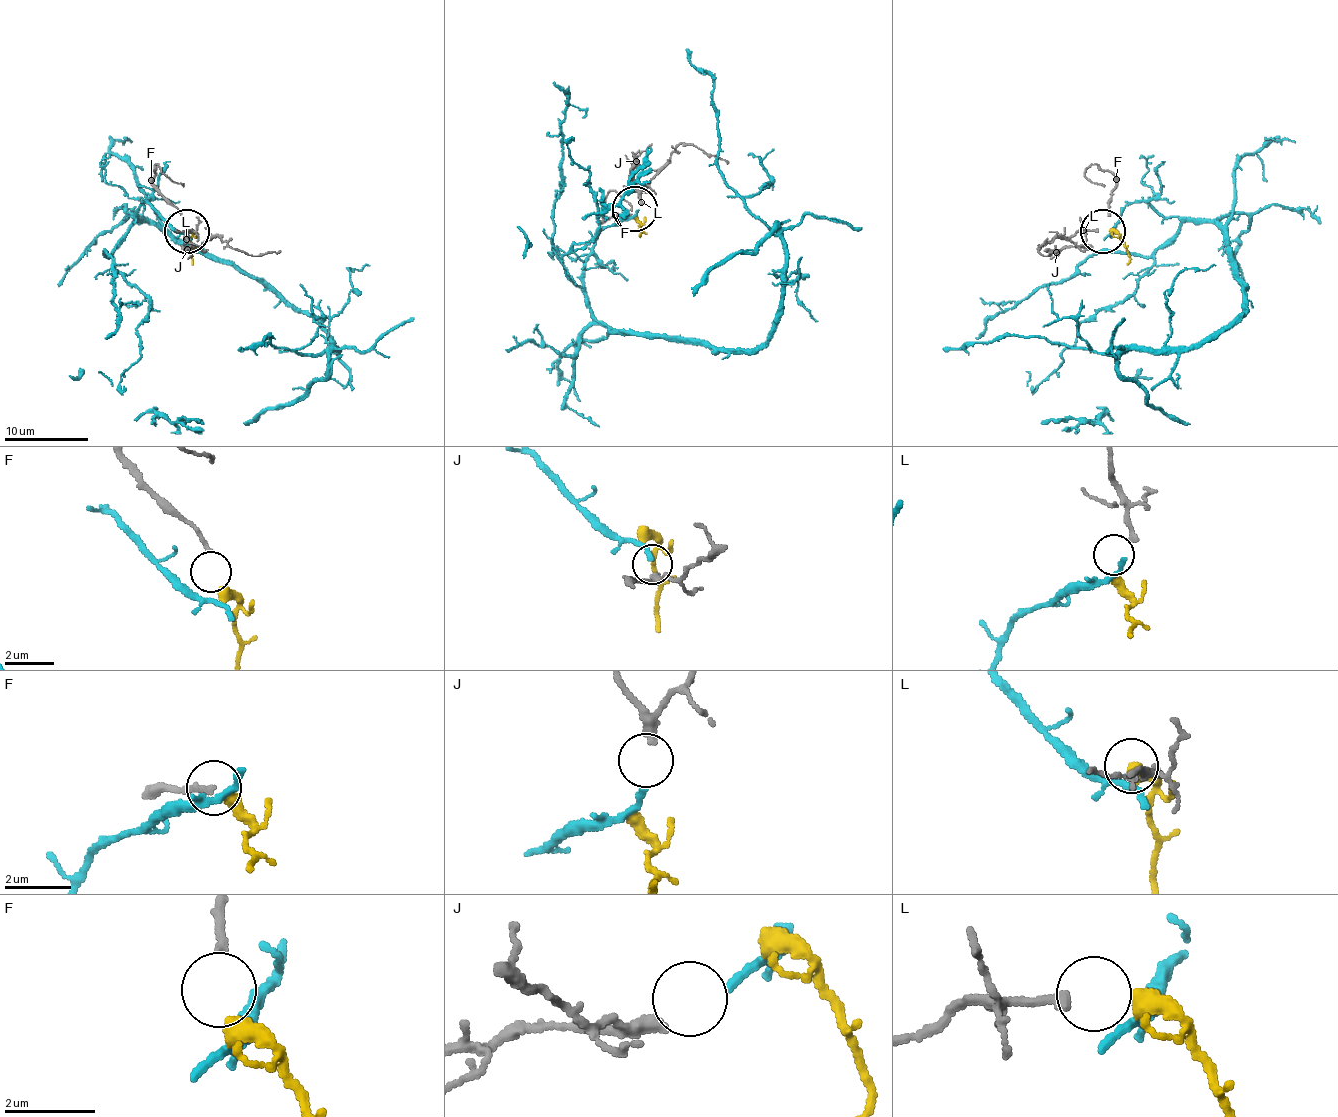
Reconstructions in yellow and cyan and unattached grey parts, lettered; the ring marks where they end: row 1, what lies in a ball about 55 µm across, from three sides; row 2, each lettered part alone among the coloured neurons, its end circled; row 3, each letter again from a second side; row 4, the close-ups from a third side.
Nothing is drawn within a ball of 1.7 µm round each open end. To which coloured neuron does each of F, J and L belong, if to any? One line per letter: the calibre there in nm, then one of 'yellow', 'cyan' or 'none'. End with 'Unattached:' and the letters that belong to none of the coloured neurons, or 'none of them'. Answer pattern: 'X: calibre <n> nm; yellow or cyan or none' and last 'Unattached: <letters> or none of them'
F: calibre 170 nm; yellow
J: calibre 240 nm; cyan
L: calibre 220 nm; none
Unattached: L

